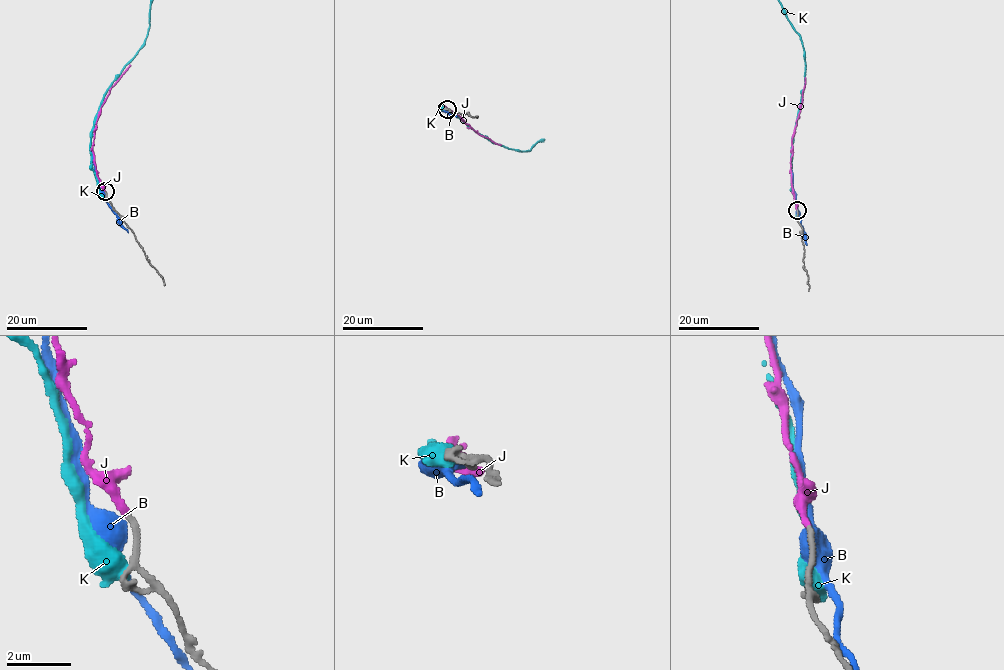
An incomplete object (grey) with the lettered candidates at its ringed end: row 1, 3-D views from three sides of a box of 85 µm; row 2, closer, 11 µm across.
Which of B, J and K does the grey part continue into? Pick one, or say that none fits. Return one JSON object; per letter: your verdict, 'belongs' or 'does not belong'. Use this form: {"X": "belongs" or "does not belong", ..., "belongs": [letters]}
{"B": "does not belong", "J": "belongs", "K": "does not belong", "belongs": ["J"]}

